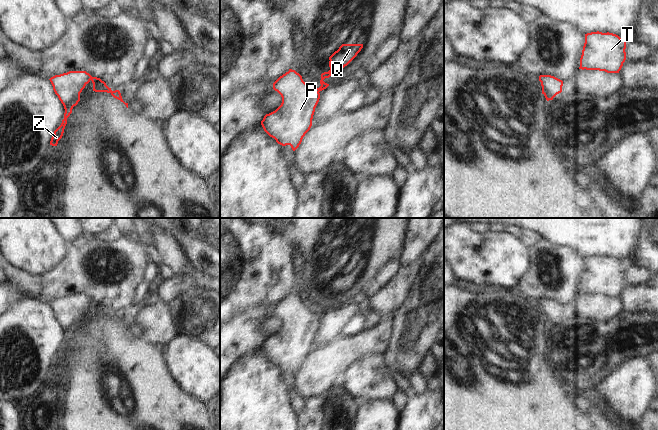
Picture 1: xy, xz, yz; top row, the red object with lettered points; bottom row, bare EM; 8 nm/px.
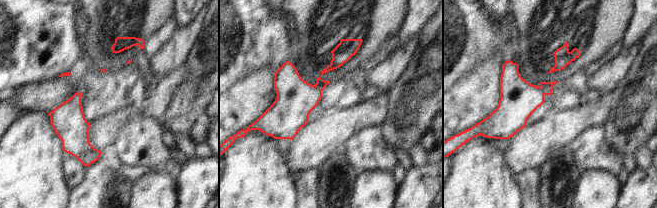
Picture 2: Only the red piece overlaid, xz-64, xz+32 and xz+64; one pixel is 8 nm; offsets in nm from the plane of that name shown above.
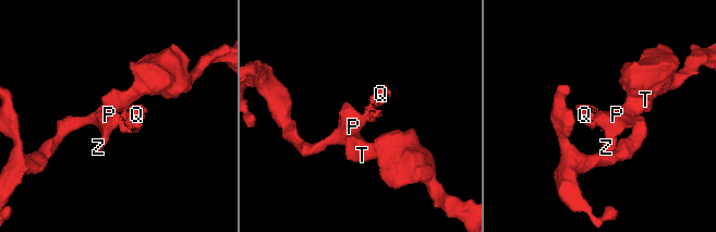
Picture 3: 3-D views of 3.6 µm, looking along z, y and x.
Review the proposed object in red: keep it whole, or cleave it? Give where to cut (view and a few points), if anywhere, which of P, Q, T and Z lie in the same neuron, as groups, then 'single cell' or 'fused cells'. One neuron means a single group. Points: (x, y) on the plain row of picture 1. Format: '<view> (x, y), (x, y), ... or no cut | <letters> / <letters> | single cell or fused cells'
xz (314, 313), (318, 316) | P T Z / Q | fused cells

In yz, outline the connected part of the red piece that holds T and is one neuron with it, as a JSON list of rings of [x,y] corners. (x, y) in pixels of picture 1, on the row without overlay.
[[[613,257],[585,258],[579,293],[619,297],[626,284],[626,265]]]

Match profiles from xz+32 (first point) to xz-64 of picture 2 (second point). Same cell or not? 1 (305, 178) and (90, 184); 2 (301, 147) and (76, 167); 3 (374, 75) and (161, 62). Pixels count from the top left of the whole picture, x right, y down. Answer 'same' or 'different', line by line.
1: same
2: different
3: same

